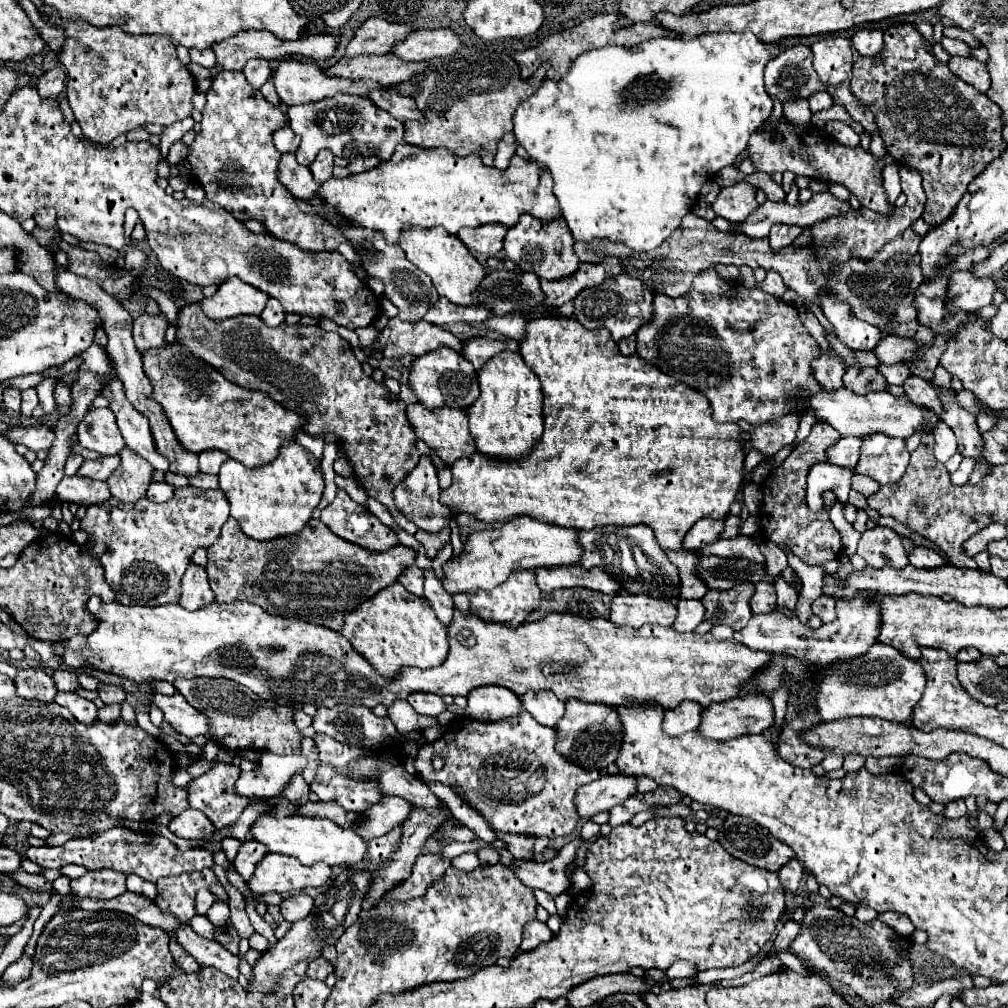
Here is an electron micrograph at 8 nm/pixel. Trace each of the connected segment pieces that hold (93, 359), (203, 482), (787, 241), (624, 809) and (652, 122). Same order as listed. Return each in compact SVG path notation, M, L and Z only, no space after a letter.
M93 343L91 349L85 349L83 353L79 353L79 357L83 359L81 363L81 371L91 371L91 373L97 373L99 377L107 377L107 373L113 373L113 363L107 359L107 351Z
M199 475L199 477L189 479L189 483L203 489L217 489L217 475Z
M775 225L769 233L769 239L771 239L771 247L773 249L783 249L783 247L789 247L793 243L793 239L801 233L803 229L797 227L797 225Z
M619 805L619 807L611 809L609 815L611 815L609 825L611 825L611 827L617 827L617 825L625 825L625 823L633 817L633 811L629 811L627 805Z
M705 33L693 39L681 37L657 37L643 41L635 47L599 47L577 57L563 79L553 81L545 79L537 93L519 103L513 115L513 133L519 145L525 147L529 157L545 163L553 173L553 193L561 203L563 217L577 241L591 239L609 239L617 243L625 243L635 251L651 251L659 247L679 225L681 219L693 209L697 195L709 175L715 175L719 169L733 165L737 157L747 147L751 133L755 133L771 115L773 101L763 83L763 67L767 65L769 55L765 45L751 33Z

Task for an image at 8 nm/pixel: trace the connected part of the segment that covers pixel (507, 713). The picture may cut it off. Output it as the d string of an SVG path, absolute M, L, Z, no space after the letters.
M479 687L467 695L465 715L477 721L499 721L517 717L523 705L519 695L503 687Z

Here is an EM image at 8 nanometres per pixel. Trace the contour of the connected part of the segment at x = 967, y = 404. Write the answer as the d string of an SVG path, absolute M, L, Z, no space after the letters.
M959 391L957 393L957 403L965 409L965 411L969 411L969 413L973 413L973 415L979 415L979 413L983 413L981 409L979 409L979 403L973 399L975 395L971 393L971 391Z

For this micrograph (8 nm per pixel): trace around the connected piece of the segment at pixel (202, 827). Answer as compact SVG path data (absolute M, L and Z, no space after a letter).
M185 809L175 815L169 829L183 839L211 839L215 833L215 825L211 825L207 815L197 809Z

